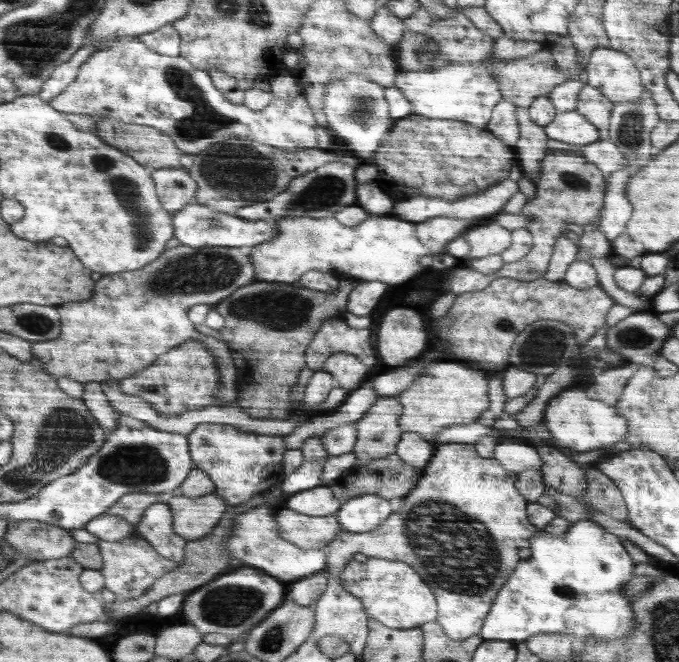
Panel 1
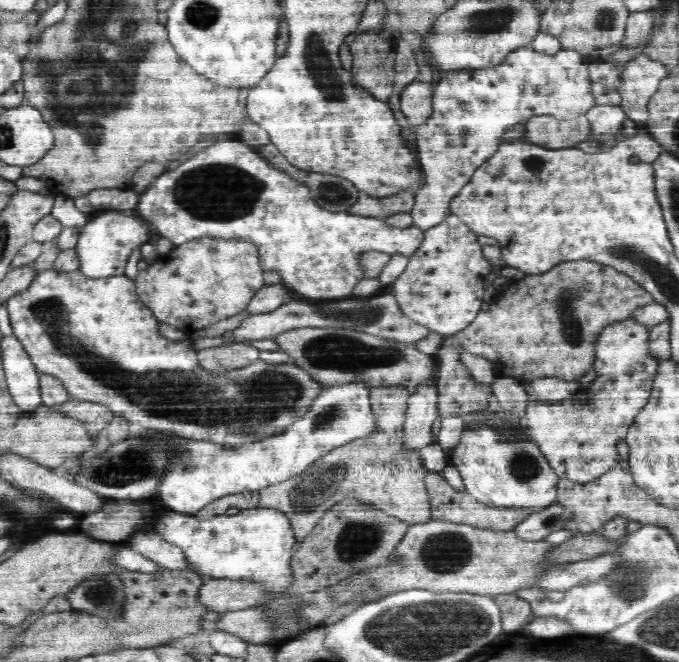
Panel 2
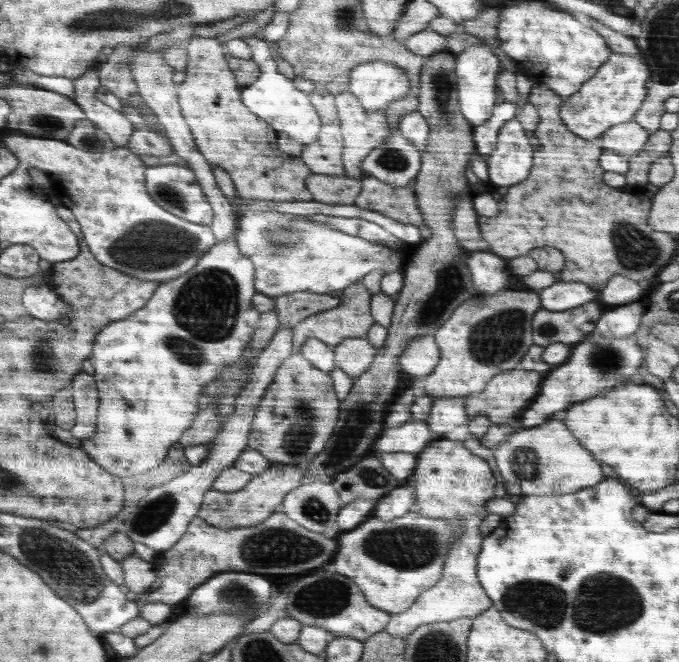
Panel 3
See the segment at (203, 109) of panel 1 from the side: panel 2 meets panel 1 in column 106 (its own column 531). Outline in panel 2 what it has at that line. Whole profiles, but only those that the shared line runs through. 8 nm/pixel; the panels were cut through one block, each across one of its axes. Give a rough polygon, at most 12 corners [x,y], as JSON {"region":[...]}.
{"region":[[531,46],[446,74],[414,126],[422,231],[516,123],[594,104],[589,60]]}

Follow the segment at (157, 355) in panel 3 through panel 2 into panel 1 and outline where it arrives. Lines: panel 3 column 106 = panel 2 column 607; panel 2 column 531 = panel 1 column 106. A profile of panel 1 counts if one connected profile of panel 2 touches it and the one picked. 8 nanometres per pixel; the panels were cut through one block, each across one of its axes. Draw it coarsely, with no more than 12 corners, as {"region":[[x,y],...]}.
{"region":[[101,383],[84,384],[81,399],[106,435],[116,431],[121,414],[108,406]]}

